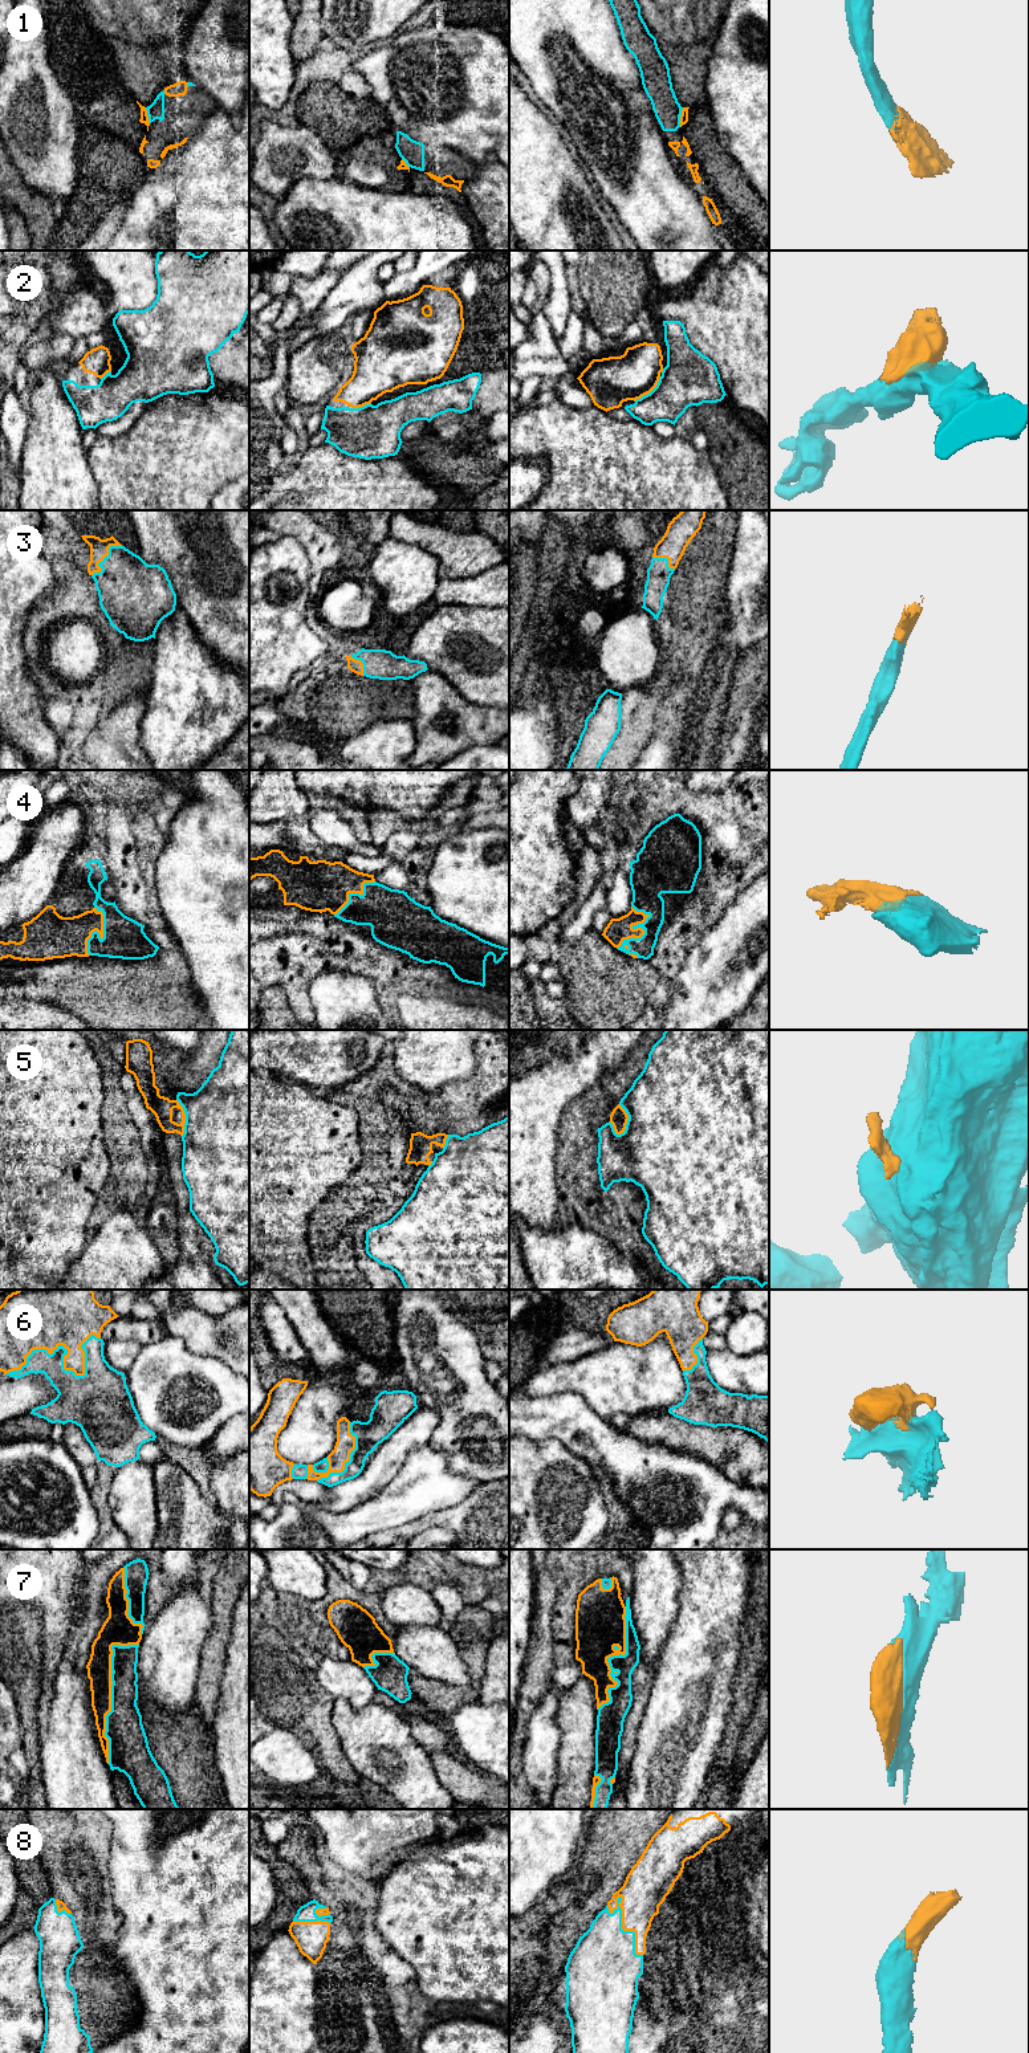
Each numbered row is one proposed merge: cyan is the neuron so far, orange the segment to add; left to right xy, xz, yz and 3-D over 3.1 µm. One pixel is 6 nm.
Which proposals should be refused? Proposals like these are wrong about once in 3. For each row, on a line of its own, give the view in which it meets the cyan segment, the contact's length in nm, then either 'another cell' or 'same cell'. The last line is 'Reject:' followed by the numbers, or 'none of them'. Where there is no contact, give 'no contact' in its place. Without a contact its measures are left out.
1: yz | 120 nm | same cell
2: yz | 220 nm | same cell
3: xy | 260 nm | same cell
4: yz | 300 nm | same cell
5: yz | 190 nm | another cell
6: xy | 600 nm | same cell
7: xy | 750 nm | same cell
8: yz | 400 nm | same cell
Reject: 5

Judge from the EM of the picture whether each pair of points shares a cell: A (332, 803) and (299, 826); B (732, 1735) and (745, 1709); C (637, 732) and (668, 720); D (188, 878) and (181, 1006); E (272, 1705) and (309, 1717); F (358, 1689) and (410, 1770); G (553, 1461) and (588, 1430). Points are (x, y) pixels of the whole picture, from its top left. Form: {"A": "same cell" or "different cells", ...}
{"A": "same cell", "B": "same cell", "C": "different cells", "D": "different cells", "E": "same cell", "F": "different cells", "G": "different cells"}

